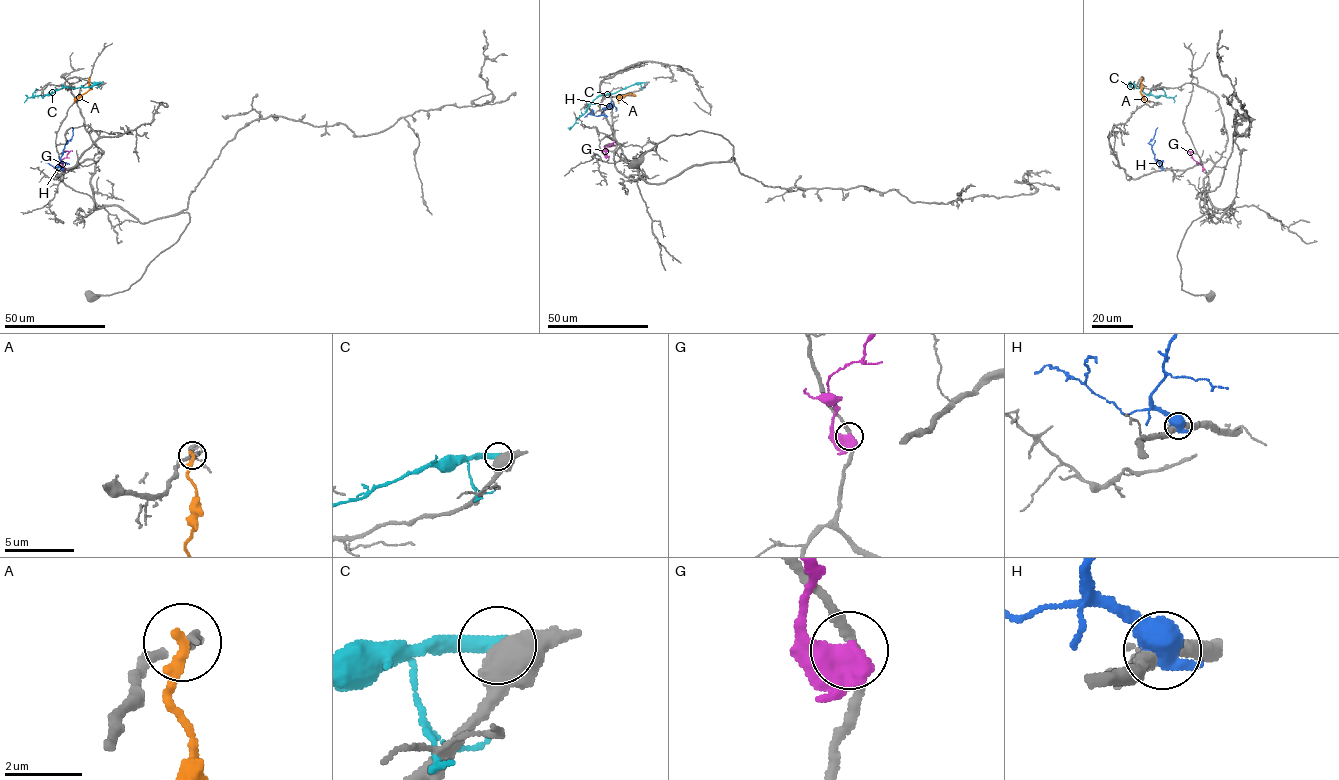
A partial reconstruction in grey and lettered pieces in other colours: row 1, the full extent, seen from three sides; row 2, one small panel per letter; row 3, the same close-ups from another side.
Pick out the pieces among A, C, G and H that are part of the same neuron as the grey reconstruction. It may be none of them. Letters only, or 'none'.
none

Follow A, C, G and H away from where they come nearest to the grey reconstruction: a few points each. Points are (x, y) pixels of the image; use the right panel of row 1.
A: (1141, 78), (1140, 91), (1150, 102)
C: (1129, 82), (1148, 95), (1173, 97), (1174, 102)
G: (1203, 168), (1192, 158), (1192, 151)
H: (1162, 169), (1149, 143), (1157, 127)

